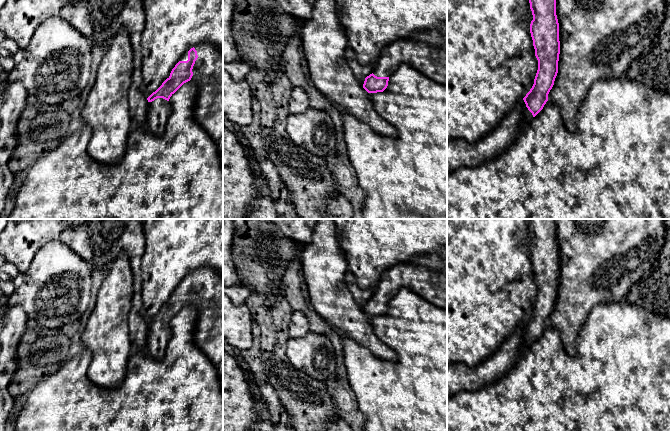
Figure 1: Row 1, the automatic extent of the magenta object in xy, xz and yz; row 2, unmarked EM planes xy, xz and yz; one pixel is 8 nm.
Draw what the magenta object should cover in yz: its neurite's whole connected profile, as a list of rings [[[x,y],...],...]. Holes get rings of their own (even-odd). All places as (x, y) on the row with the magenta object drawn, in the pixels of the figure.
[[[529,0],[533,20],[530,33],[538,60],[534,84],[523,98],[524,107],[521,130],[543,109],[558,73],[560,54],[559,23],[556,0]]]

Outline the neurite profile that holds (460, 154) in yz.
[[[519,100],[493,132],[481,140],[474,143],[464,139],[447,140],[447,173],[476,167],[505,153],[521,131],[525,106],[524,100]]]

